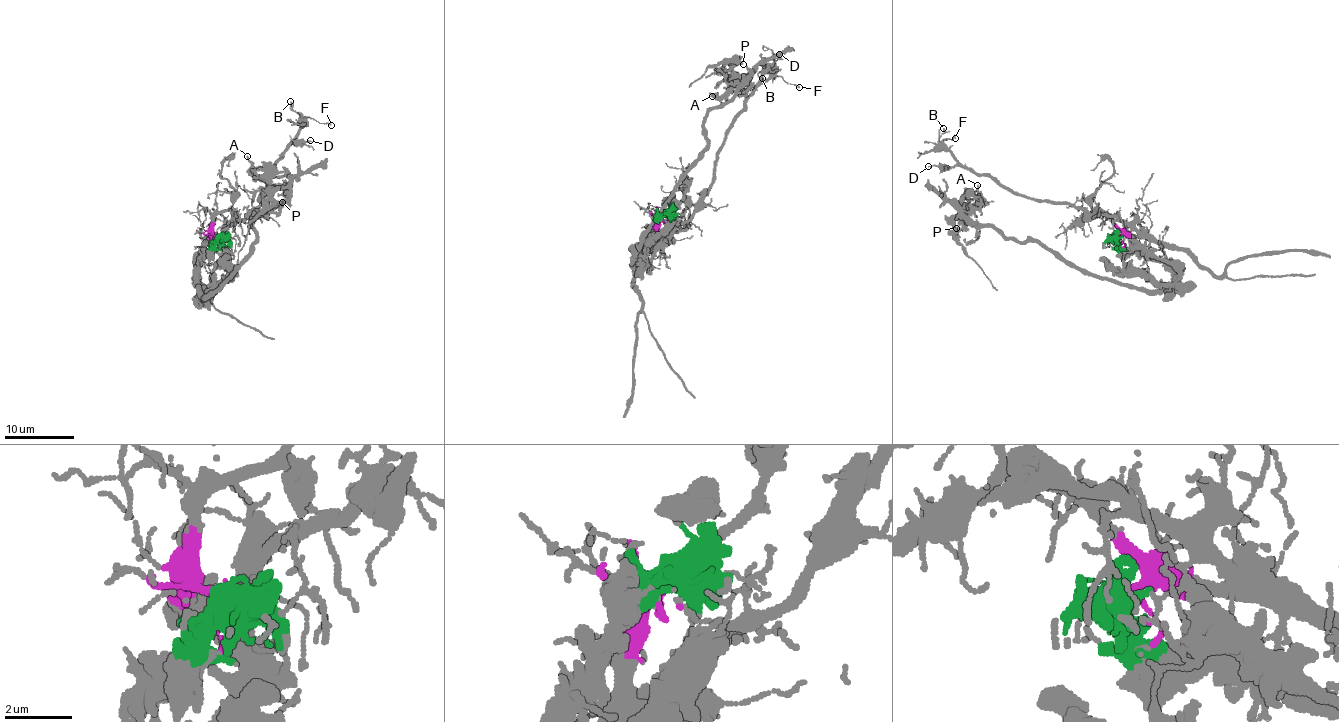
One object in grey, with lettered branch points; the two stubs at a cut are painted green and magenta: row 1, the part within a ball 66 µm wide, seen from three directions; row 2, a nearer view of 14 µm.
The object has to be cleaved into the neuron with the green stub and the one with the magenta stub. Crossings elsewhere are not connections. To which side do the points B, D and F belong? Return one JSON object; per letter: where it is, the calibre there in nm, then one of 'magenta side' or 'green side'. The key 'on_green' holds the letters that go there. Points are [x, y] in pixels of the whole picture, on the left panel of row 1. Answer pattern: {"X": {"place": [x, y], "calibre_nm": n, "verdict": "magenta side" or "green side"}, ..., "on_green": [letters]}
{"B": {"place": [290, 101], "calibre_nm": 170, "verdict": "magenta side"}, "D": {"place": [310, 140], "calibre_nm": 130, "verdict": "magenta side"}, "F": {"place": [331, 125], "calibre_nm": 130, "verdict": "magenta side"}, "on_green": []}

